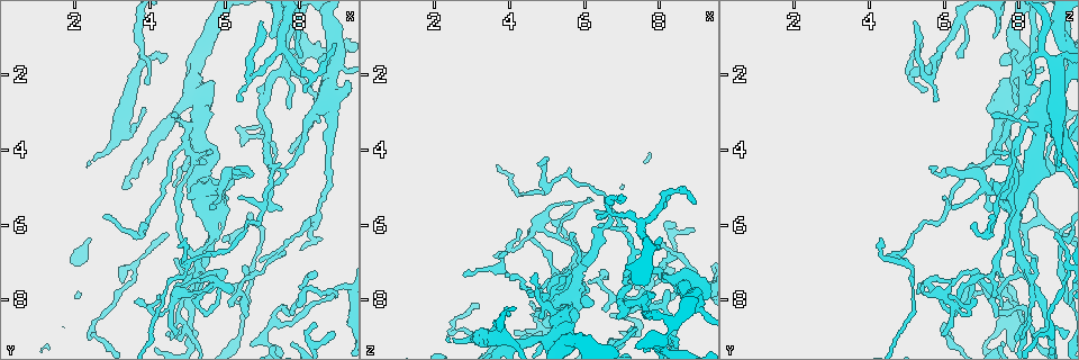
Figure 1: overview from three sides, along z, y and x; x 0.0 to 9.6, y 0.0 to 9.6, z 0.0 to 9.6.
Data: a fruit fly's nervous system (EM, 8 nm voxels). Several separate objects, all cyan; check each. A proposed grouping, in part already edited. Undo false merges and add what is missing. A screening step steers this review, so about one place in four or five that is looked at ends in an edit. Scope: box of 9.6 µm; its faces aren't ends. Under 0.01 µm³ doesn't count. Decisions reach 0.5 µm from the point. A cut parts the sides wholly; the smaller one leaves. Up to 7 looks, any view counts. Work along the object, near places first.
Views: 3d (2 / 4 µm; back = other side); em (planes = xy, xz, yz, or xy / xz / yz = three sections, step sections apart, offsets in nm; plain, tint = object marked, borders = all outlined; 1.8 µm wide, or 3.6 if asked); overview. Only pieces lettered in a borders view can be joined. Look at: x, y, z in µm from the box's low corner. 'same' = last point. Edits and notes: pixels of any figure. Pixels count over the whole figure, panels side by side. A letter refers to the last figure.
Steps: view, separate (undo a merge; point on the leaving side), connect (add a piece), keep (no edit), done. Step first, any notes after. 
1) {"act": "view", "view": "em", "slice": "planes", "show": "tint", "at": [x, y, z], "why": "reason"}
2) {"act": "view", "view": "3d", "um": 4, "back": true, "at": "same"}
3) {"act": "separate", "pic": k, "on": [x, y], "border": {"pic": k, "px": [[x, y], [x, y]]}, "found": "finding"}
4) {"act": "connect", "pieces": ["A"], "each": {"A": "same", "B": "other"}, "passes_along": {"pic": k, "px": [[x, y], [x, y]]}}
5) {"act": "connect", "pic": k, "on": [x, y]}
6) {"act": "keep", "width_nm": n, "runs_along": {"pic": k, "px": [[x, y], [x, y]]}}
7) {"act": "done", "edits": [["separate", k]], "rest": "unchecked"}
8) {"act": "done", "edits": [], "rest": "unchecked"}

{"act": "view", "view": "3d", "um": 2, "at": [5.60, 7.70, 5.40], "why": "closes a loop"}

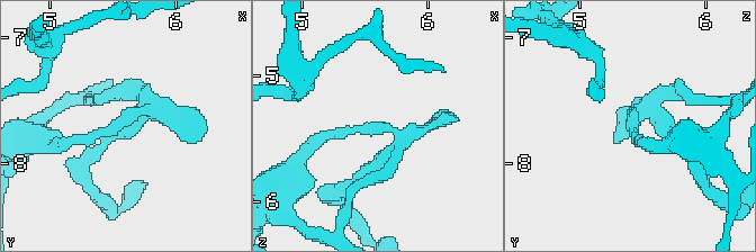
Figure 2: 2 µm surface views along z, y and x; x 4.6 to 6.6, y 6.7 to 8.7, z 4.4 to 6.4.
{"act": "view", "view": "em", "um": 3.6, "slice": "yz", "step": 4, "show": "tint", "at": [5.54, 7.70, 5.40]}

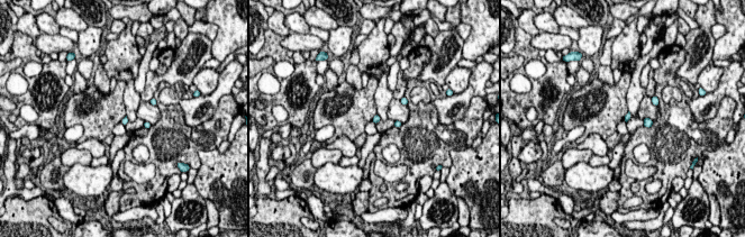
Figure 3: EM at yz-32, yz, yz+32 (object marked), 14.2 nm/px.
{"act": "view", "view": "em", "um": 3.6, "slice": "xz", "step": 8, "show": "borders", "at": "same"}

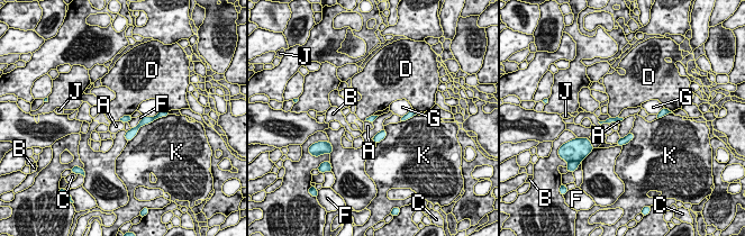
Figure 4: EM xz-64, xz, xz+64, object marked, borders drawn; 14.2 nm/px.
{"act": "keep", "longest_contact_nm": ["K", 600], "each": {"A": "other", "B": "other", "C": "other", "D": "other", "F": "other", "G": "other", "J": "other", "K": "other"}, "border": {"pic": 4, "px": [[130, 115], [124, 115], [118, 120]]}, "found": "all the same neuron"}

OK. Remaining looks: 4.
{"act": "view", "view": "em", "um": 3.6, "slice": "xz", "step": 16, "show": "tint", "at": [5.35, 7.20, 7.40]}

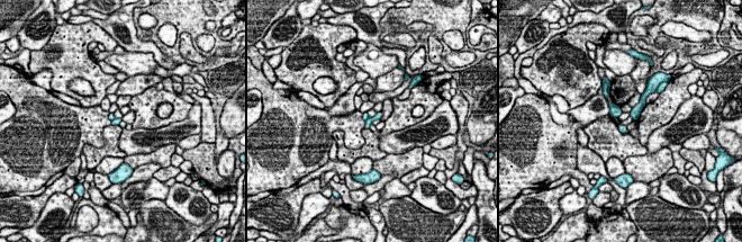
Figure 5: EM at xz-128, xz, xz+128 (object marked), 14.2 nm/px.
{"act": "view", "view": "em", "um": 3.6, "slice": "planes", "show": "borders", "at": "same", "why": "cut it another way"}

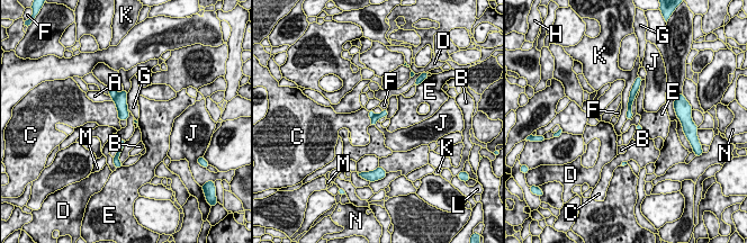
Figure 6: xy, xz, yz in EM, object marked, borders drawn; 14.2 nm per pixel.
{"act": "keep", "each": {"A": "other", "B": "other", "C": "other", "D": "other", "E": "other", "F": "other", "G": "other", "H": "other", "J": "other", "K": "other", "L": "other", "M": "other", "N": "other"}, "border": {"pic": 6, "px": [[639, 88], [630, 119]]}, "found": "all the same neuron"}

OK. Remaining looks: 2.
{"act": "view", "view": "em", "slice": "xy", "step": 16, "show": "borders", "at": [5.00, 8.75, 8.75], "why": "sharp bend"}

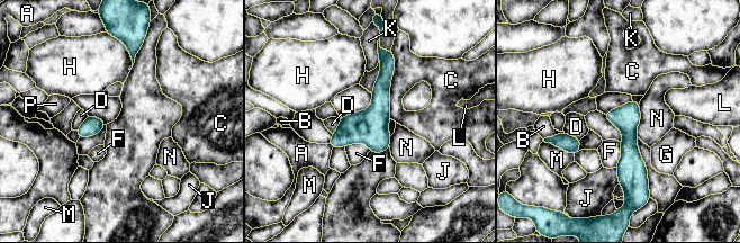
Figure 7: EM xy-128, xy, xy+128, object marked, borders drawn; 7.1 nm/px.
{"act": "view", "view": "em", "slice": "planes", "show": "borders", "at": "same"}

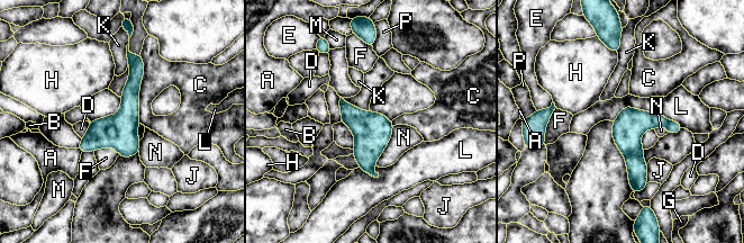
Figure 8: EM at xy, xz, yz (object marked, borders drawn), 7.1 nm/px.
{"act": "keep", "longest_contact_nm": ["C", 500], "each": {"A": "other", "B": "other", "C": "other", "D": "other", "E": "other", "F": "other", "G": "other", "H": "other", "J": "other", "K": "other", "L": "other", "M": "other", "N": "other", "P": "other"}, "runs_along": {"pic": 8, "px": [[129, 55], [130, 107], [83, 149]]}, "found": "all the same neuron"}

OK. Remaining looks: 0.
{"act": "done", "edits": [], "rest": "unchecked"}

